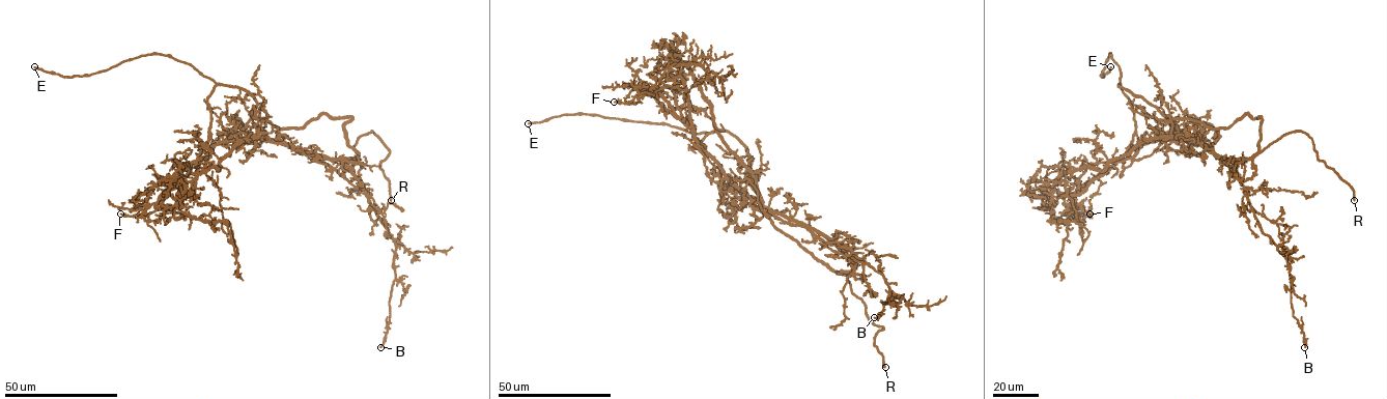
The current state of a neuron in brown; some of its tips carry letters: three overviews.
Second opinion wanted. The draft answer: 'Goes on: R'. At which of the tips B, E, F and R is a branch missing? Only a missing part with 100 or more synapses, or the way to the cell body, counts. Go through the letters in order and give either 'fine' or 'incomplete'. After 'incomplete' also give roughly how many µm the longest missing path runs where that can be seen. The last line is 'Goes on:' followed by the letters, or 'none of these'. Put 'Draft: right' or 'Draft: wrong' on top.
Draft: right
B: fine
E: fine
F: fine
R: incomplete | 70 µm
Goes on: R

